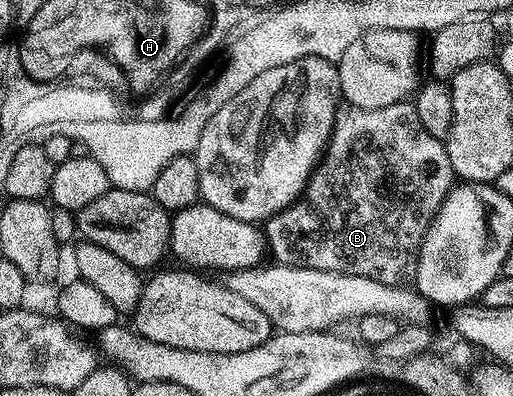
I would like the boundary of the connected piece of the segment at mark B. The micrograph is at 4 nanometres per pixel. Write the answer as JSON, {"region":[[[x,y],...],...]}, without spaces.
{"region":[[[404,100],[391,104],[389,107],[367,108],[355,107],[342,104],[337,107],[333,134],[329,137],[329,143],[325,146],[325,152],[321,161],[313,169],[309,183],[305,186],[305,193],[298,198],[292,206],[286,210],[280,210],[278,214],[268,219],[263,226],[263,235],[267,243],[267,250],[270,255],[274,254],[276,261],[282,266],[298,266],[299,268],[315,268],[327,272],[339,272],[340,274],[354,274],[365,276],[376,282],[382,282],[387,286],[406,285],[417,273],[417,257],[421,251],[421,245],[425,234],[429,230],[430,223],[436,217],[445,197],[455,185],[455,175],[451,168],[449,153],[445,151],[445,142],[442,139],[431,136],[427,128],[419,121],[419,112],[412,101]]]}

